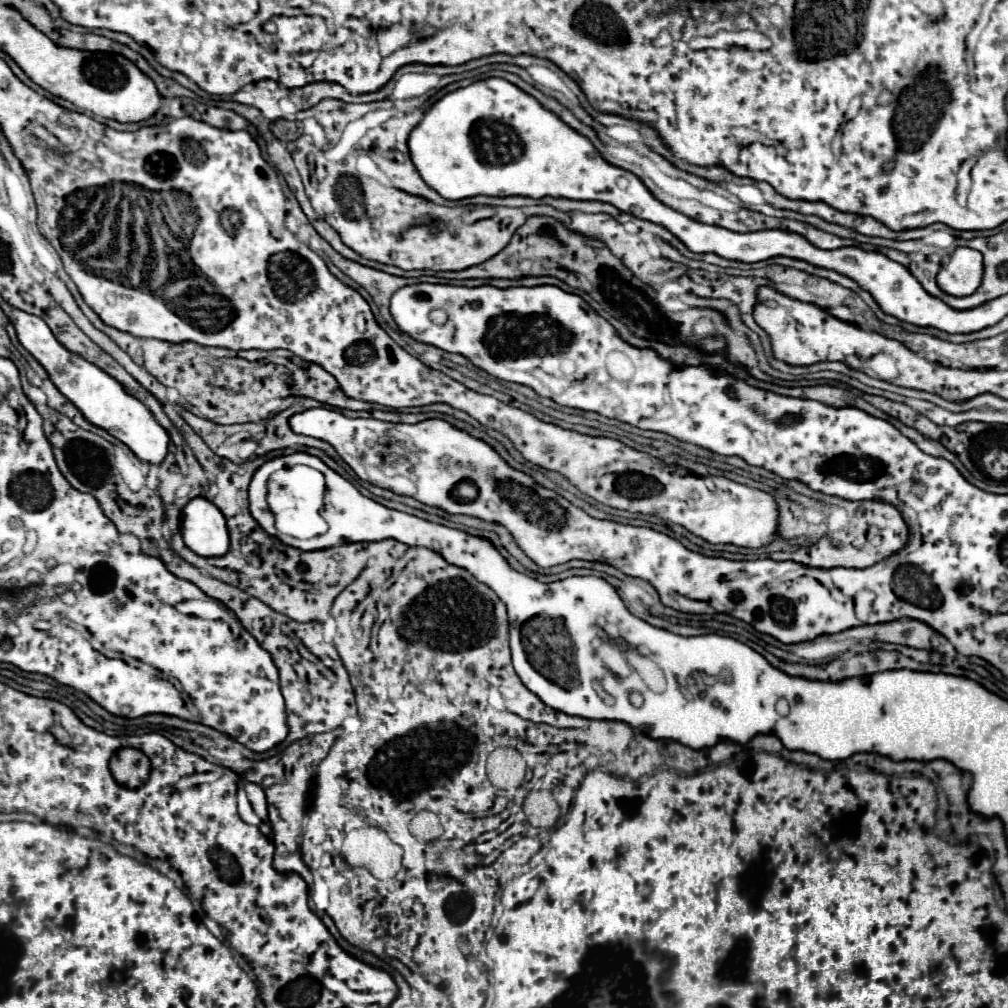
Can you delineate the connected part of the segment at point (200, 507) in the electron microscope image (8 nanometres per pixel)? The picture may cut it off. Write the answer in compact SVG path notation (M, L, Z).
M194 497L182 509L184 543L202 557L222 557L228 551L228 529L222 511L204 497Z

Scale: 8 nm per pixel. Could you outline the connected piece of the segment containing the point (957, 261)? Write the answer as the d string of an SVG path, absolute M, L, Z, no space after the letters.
M958 247L950 263L946 263L936 275L938 287L954 297L972 295L982 283L982 253L970 247Z

